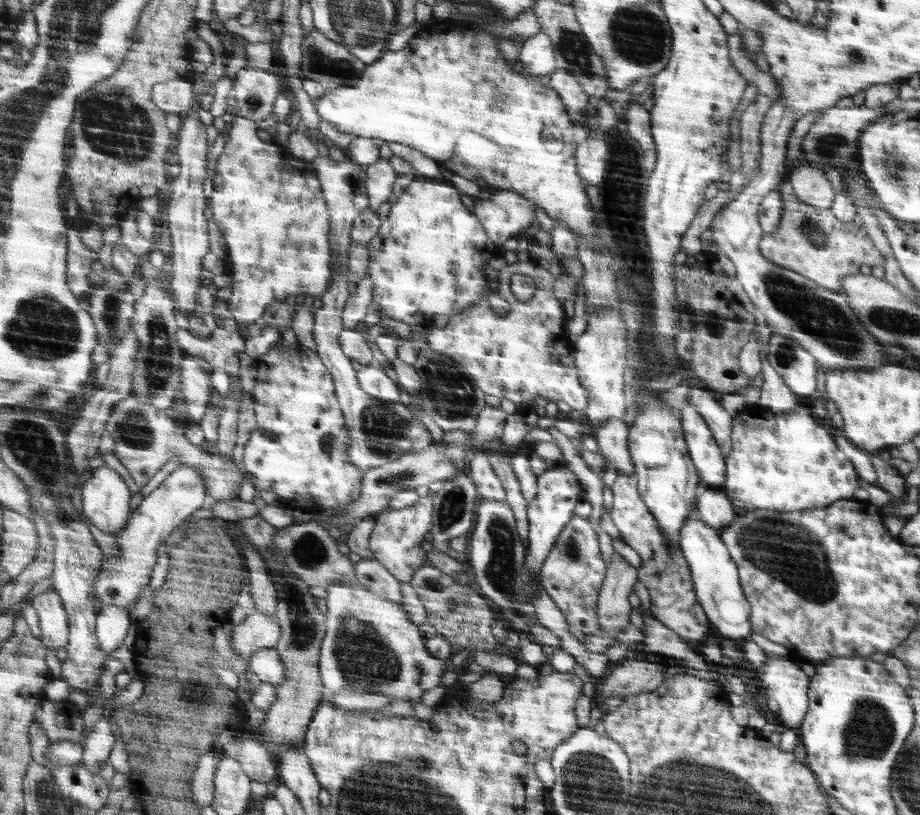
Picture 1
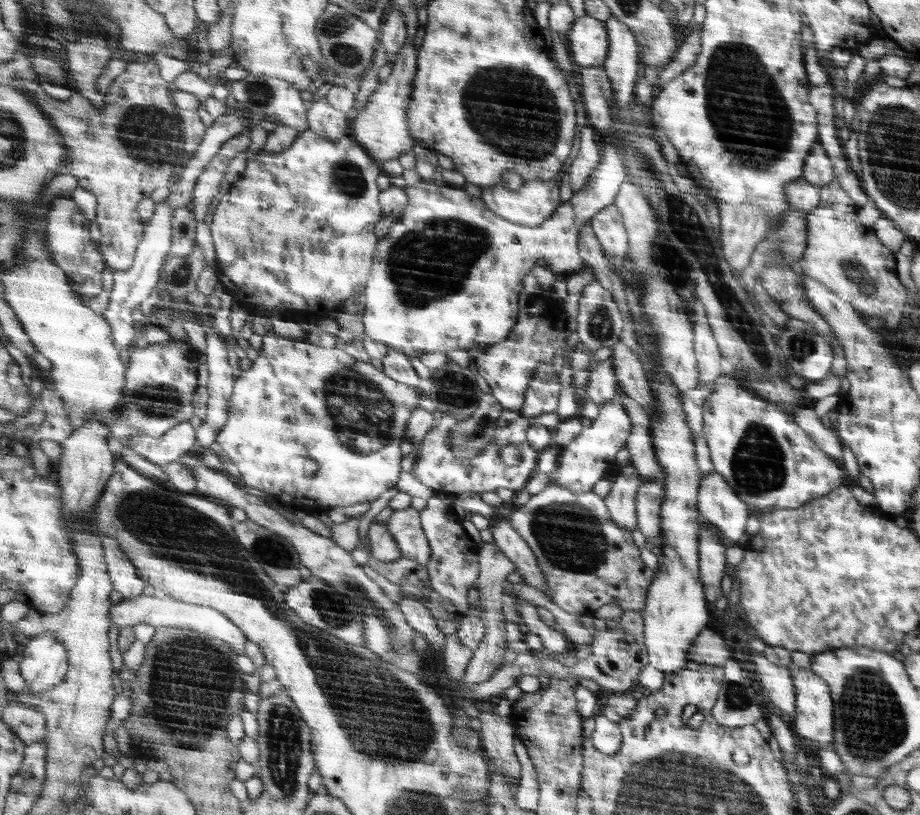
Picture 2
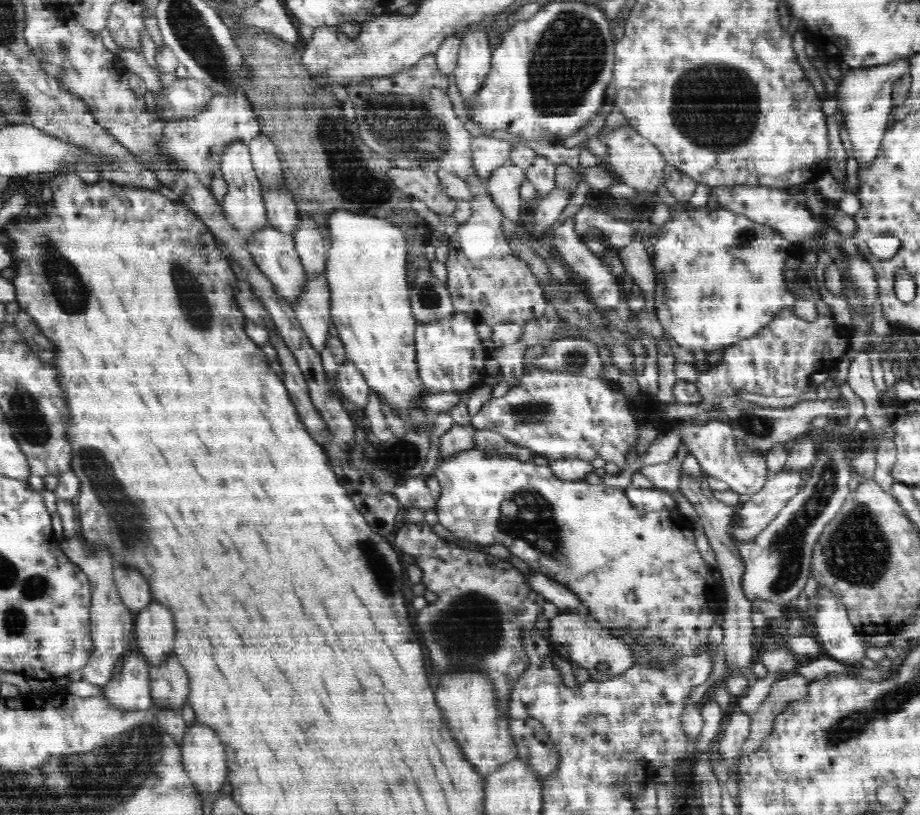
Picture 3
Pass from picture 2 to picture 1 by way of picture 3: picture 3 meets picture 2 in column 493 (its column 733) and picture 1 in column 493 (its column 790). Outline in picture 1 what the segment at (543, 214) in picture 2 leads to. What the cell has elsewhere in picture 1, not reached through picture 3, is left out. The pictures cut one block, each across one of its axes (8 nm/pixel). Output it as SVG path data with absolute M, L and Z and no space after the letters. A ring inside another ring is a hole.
M492 190L490 198L476 199L474 212L484 224L486 234L501 244L535 228L533 202L510 190Z

